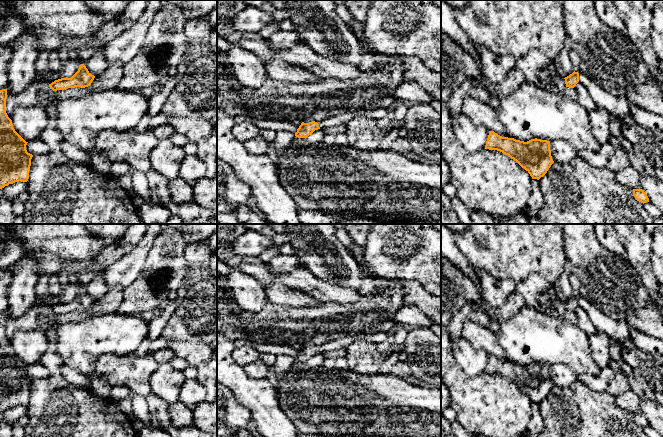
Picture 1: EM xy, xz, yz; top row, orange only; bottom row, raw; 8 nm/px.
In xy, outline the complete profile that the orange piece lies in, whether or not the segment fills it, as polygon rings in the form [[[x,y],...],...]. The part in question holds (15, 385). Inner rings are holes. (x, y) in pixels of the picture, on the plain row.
[[[7,313],[0,314],[0,413],[15,406],[27,406],[32,378],[26,374],[26,366],[13,352],[12,344],[6,337]]]

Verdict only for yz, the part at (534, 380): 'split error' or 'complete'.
complete

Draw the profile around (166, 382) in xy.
[[[169,363],[160,364],[150,378],[153,394],[169,404],[178,401],[180,390],[186,381],[182,371],[175,369]]]

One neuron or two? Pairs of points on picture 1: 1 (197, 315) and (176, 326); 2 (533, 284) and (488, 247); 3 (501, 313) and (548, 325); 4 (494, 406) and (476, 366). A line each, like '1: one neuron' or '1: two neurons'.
1: one neuron
2: two neurons
3: two neurons
4: two neurons

